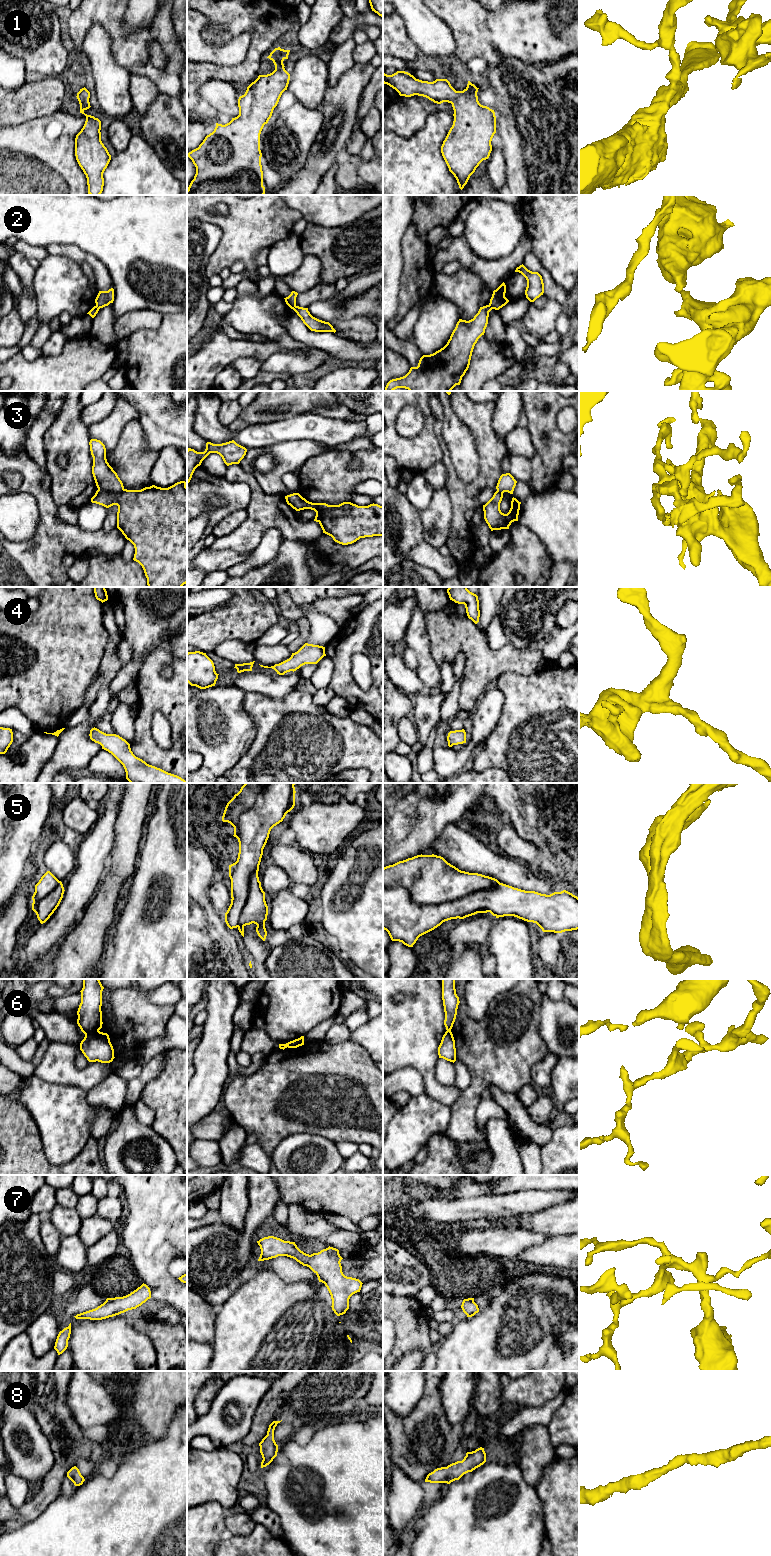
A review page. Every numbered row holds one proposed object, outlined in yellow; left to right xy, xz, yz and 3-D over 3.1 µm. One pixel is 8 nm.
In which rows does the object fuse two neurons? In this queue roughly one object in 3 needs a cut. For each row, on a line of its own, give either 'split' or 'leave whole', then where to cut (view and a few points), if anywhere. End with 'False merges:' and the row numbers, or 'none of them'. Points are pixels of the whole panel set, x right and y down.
1: leave whole; cut none
2: split; cut xz (295, 304), (291, 308)
3: split; cut xy (98, 488), (110, 491), (121, 491), (124, 489)
4: leave whole; cut none
5: split; cut yz (500, 883), (430, 904), (416, 904), (401, 886), (383, 887)
6: split; cut xy (98, 1030), (85, 1034)
7: leave whole; cut none
8: leave whole; cut none
False merges: 2, 3, 5, 6

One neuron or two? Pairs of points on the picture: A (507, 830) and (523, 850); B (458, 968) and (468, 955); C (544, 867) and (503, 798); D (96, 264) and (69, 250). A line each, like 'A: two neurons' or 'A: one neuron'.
A: one neuron
B: one neuron
C: one neuron
D: one neuron

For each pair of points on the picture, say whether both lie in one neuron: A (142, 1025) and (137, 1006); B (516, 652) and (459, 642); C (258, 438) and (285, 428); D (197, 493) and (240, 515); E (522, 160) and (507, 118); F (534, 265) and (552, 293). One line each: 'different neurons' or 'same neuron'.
A: same neuron
B: same neuron
C: same neuron
D: different neurons
E: same neuron
F: same neuron

